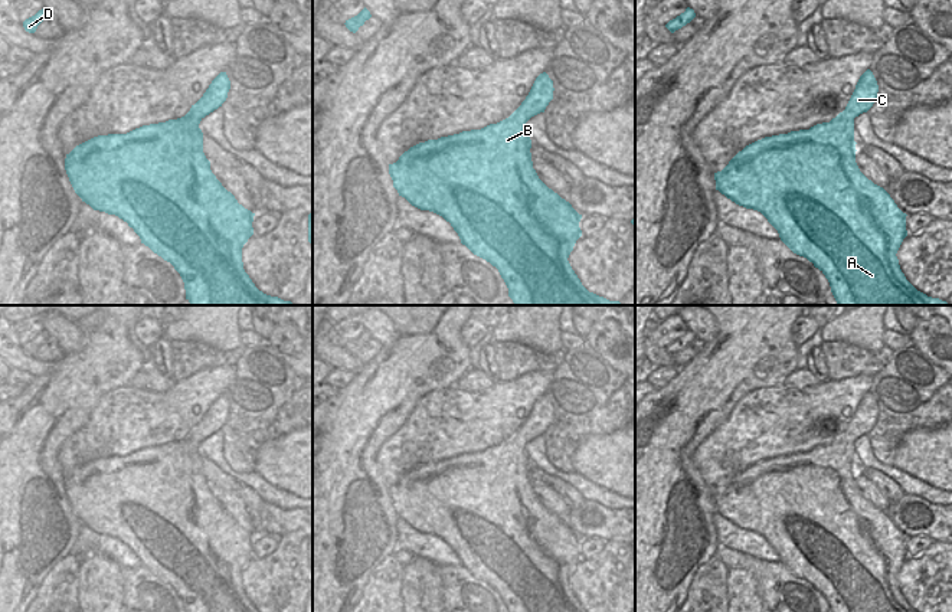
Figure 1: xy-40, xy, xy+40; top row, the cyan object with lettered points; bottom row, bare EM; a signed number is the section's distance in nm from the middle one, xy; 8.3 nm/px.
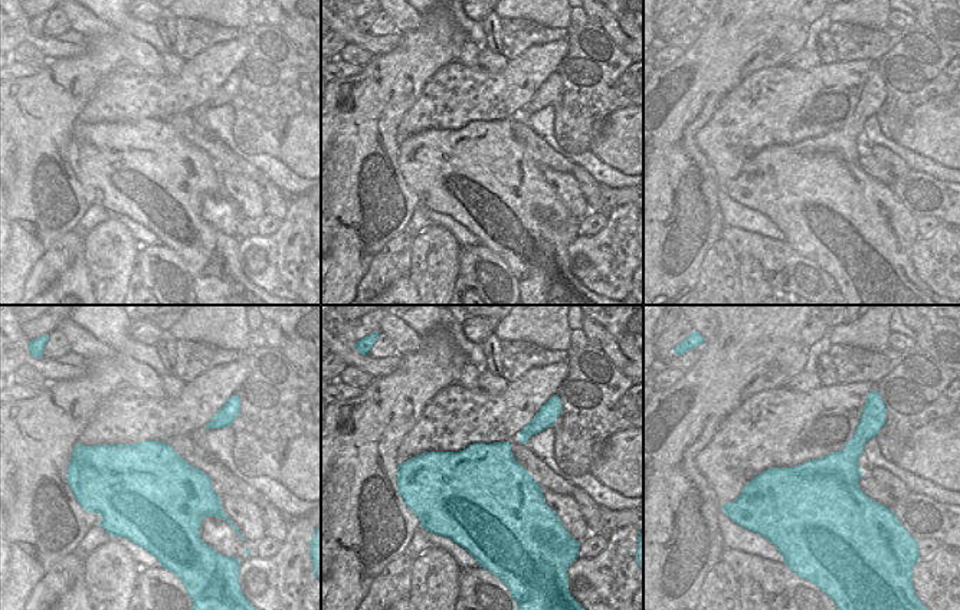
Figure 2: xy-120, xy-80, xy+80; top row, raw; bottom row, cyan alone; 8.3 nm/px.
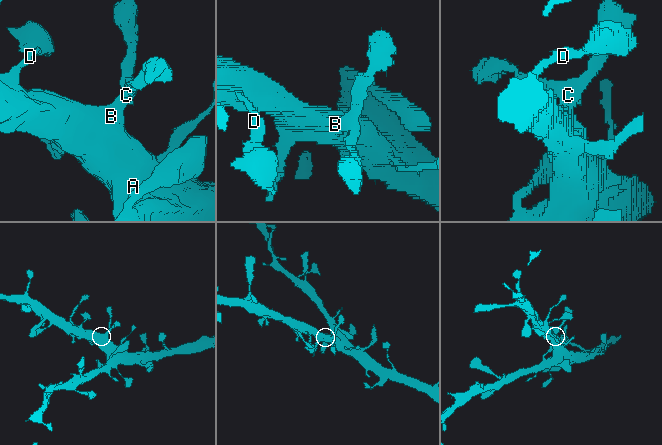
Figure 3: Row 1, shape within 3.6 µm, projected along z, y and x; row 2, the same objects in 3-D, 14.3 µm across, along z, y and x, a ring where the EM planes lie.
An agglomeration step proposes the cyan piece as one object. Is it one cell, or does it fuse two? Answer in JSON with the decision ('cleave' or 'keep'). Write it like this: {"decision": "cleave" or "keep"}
{"decision": "keep"}

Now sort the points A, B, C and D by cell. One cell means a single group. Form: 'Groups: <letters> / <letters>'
Groups: A B C D.

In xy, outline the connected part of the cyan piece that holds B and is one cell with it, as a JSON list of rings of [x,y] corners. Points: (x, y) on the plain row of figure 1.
[[[543,395],[508,441],[481,452],[419,465],[389,487],[389,497],[399,518],[412,528],[434,534],[449,544],[462,567],[498,592],[508,612],[586,612],[567,583],[582,559],[582,537],[539,501],[531,484],[531,462],[526,454],[526,445],[544,435],[553,422],[553,413],[553,403]]]

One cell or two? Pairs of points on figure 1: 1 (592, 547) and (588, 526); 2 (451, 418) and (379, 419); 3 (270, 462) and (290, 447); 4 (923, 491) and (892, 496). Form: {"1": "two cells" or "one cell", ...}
{"1": "two cells", "2": "two cells", "3": "one cell", "4": "two cells"}

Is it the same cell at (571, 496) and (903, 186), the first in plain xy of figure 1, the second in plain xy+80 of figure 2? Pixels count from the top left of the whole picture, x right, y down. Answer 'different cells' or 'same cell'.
different cells

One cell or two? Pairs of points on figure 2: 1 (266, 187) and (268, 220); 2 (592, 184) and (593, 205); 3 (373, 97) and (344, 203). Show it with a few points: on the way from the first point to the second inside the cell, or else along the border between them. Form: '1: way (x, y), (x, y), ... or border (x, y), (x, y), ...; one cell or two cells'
1: border (265, 212), (281, 220); two cells
2: way (592, 189), (593, 200); one cell
3: way (359, 123), (359, 169), (356, 177); one cell

